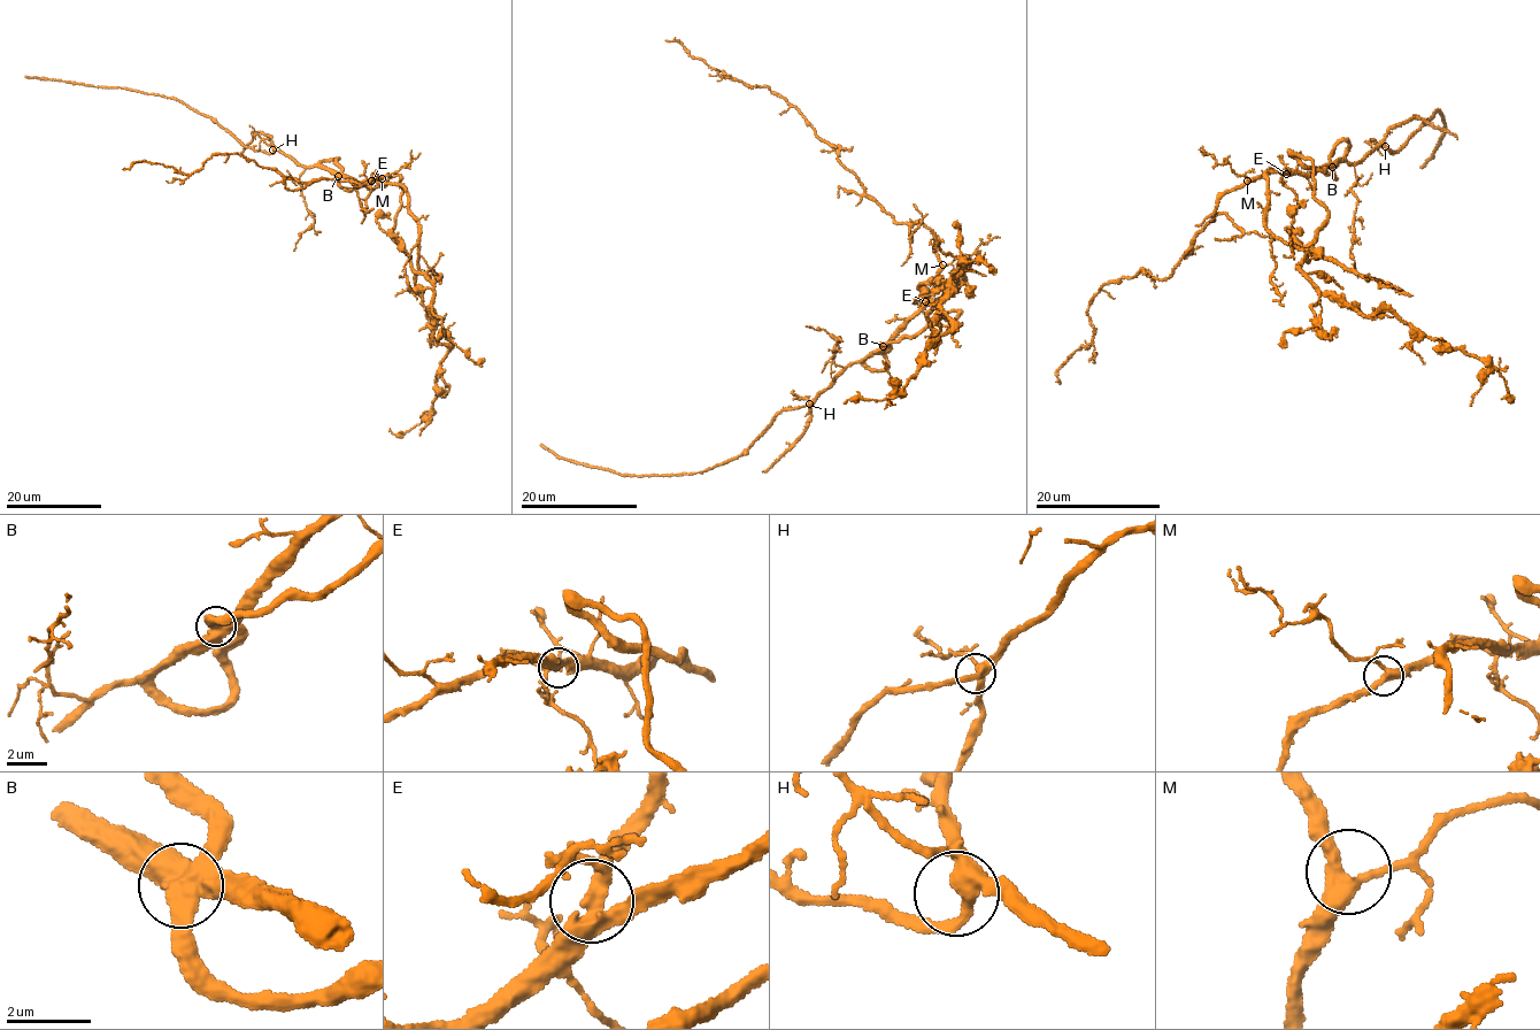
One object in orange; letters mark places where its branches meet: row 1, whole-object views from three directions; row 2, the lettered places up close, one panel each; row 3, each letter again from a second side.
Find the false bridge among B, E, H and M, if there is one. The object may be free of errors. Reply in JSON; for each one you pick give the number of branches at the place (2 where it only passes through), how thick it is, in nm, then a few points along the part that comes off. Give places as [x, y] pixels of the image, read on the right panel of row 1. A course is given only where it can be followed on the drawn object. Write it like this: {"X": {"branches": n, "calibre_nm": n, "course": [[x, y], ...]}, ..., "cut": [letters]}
{"cut": []}

